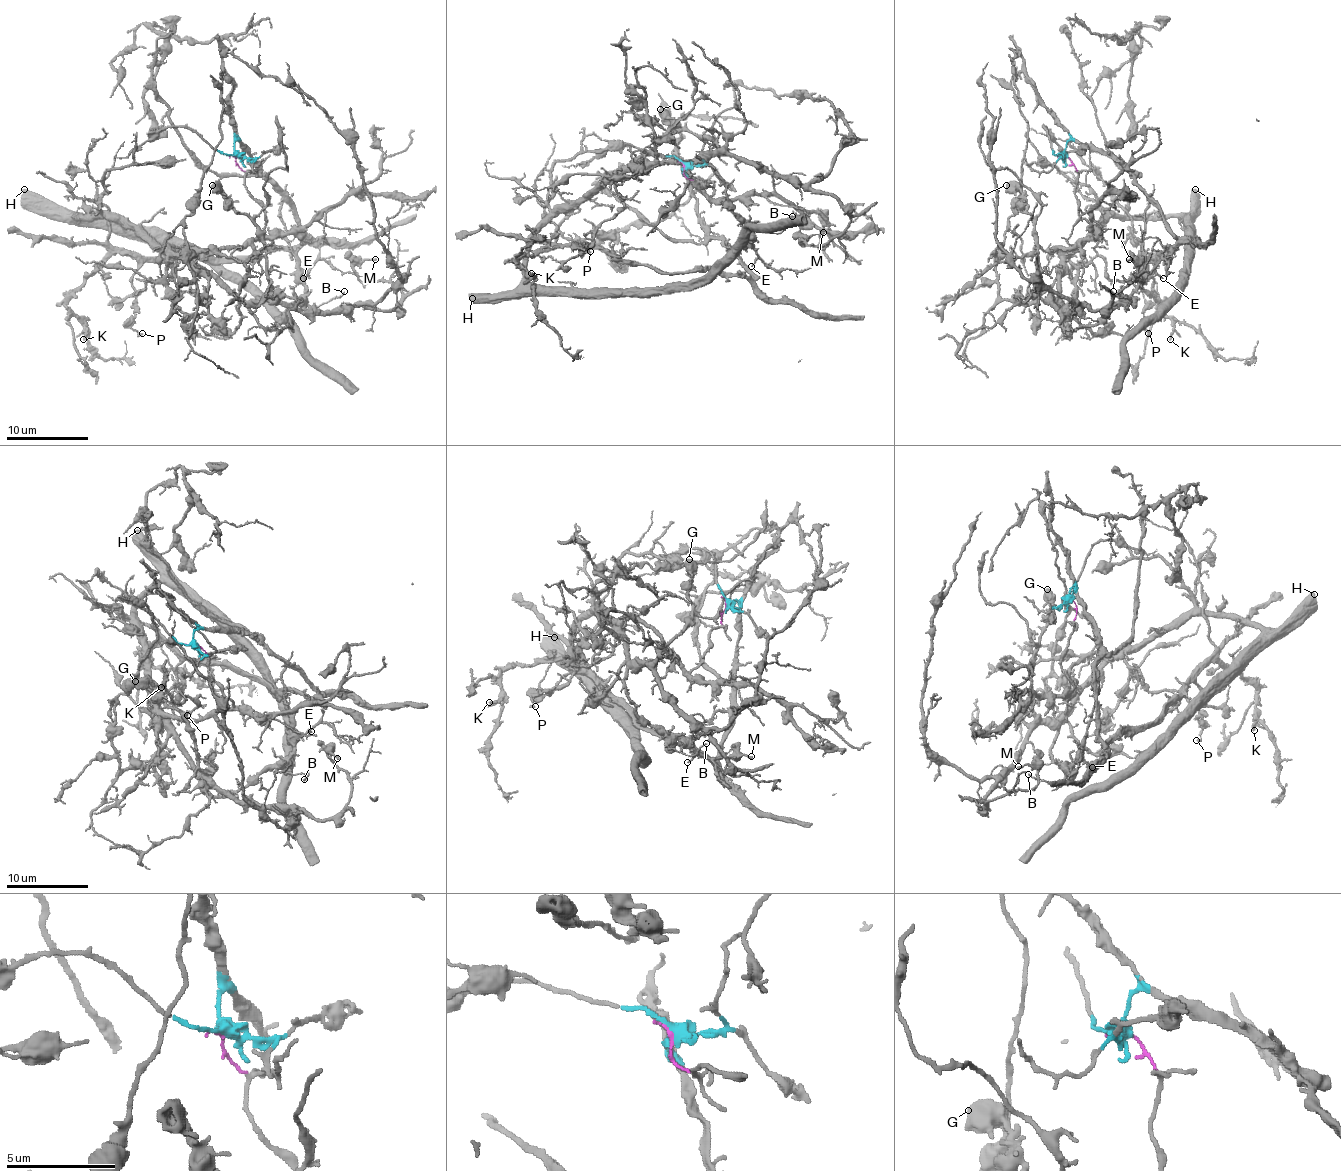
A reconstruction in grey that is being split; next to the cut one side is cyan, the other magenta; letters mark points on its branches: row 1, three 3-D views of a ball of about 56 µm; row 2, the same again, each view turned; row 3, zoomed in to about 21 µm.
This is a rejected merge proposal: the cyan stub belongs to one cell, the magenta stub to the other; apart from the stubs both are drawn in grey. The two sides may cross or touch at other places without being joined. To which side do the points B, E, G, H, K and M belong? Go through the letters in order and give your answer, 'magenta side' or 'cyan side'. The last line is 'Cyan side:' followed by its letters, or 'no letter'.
B: magenta side
E: magenta side
G: magenta side
H: magenta side
K: cyan side
M: magenta side
Cyan side: K

